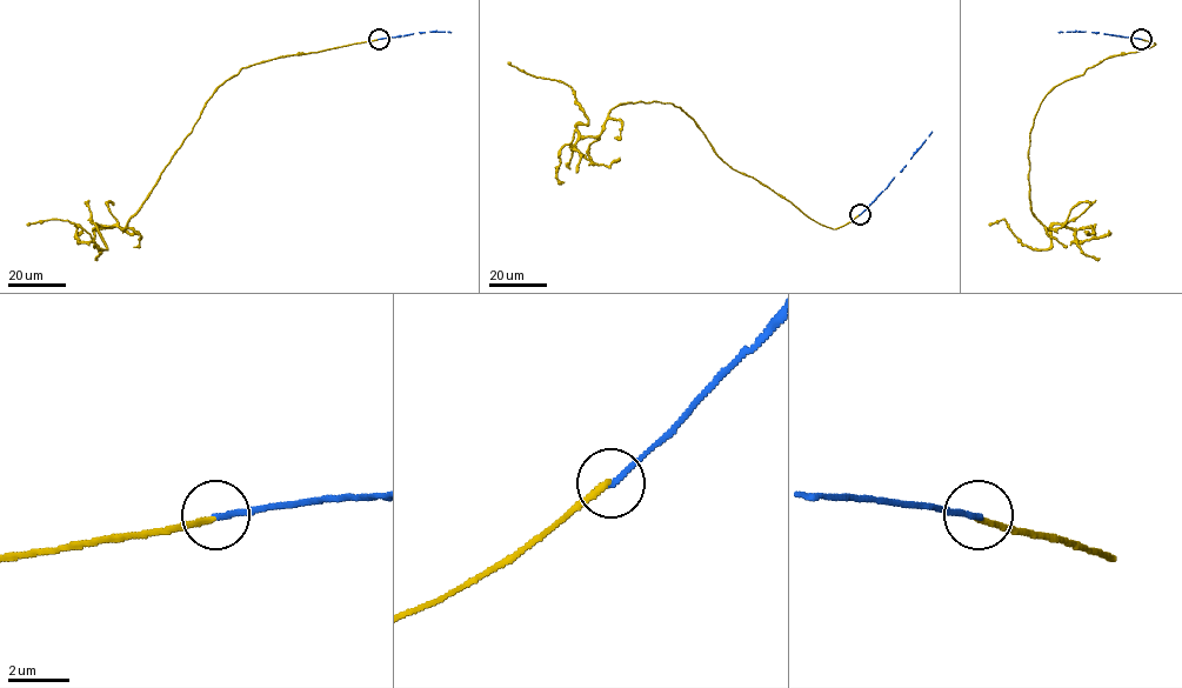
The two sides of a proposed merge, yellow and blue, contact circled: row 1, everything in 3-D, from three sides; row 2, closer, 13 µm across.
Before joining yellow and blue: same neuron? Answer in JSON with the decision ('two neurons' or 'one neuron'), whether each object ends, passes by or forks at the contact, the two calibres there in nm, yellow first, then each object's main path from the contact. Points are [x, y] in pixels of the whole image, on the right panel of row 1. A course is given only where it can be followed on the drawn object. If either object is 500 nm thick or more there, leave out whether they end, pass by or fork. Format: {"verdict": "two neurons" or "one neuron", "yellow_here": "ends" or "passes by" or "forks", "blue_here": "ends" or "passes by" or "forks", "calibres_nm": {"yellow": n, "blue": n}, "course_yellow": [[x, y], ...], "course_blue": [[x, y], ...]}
{"verdict": "two neurons", "yellow_here": "ends", "blue_here": "ends", "calibres_nm": {"yellow": 170, "blue": 160}, "course_yellow": [[1141, 39], [1155, 44], [1041, 101], [1030, 209], [1063, 226], [1052, 245], [988, 225]], "course_blue": [[1141, 39], [1092, 32], [1059, 32]]}

